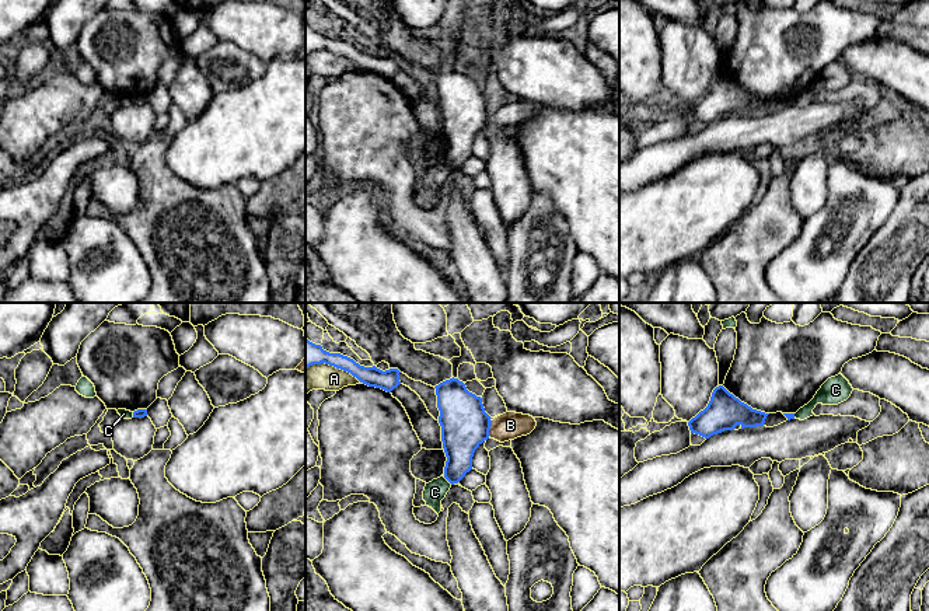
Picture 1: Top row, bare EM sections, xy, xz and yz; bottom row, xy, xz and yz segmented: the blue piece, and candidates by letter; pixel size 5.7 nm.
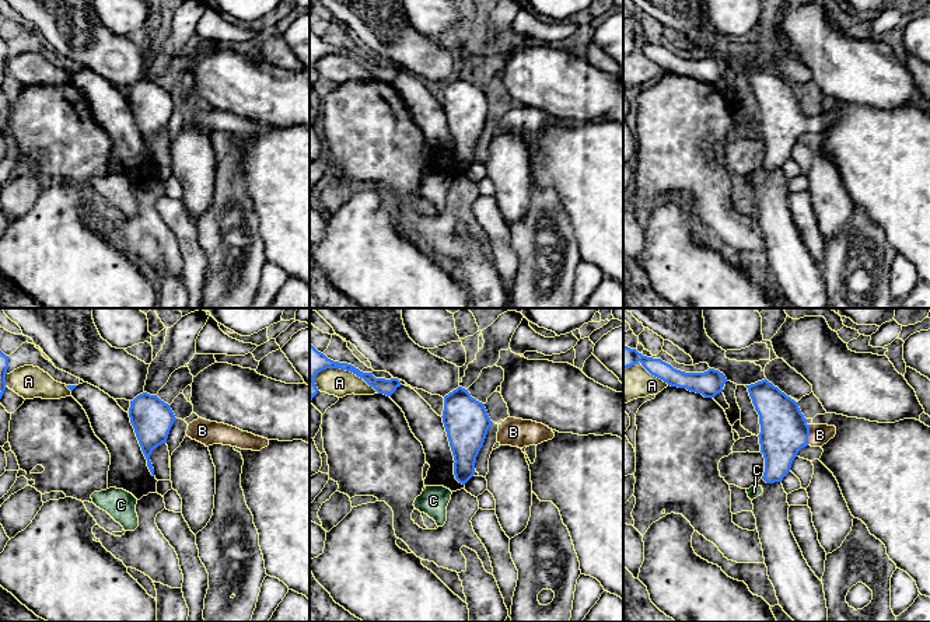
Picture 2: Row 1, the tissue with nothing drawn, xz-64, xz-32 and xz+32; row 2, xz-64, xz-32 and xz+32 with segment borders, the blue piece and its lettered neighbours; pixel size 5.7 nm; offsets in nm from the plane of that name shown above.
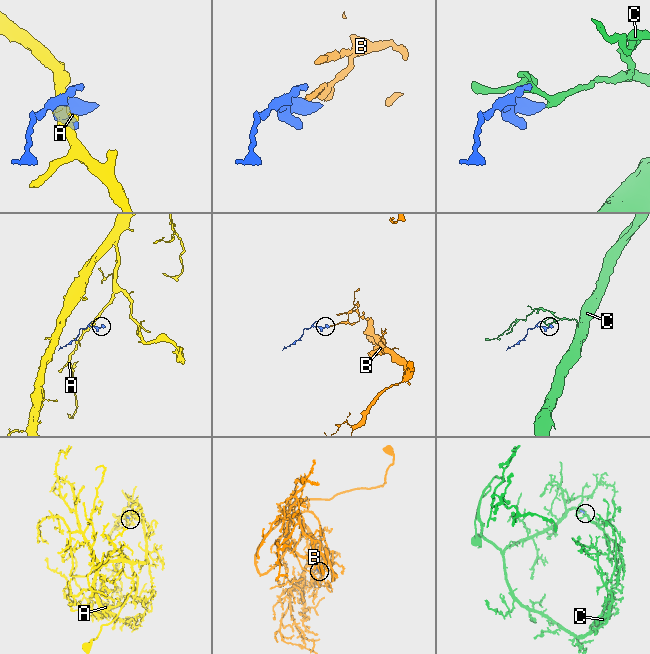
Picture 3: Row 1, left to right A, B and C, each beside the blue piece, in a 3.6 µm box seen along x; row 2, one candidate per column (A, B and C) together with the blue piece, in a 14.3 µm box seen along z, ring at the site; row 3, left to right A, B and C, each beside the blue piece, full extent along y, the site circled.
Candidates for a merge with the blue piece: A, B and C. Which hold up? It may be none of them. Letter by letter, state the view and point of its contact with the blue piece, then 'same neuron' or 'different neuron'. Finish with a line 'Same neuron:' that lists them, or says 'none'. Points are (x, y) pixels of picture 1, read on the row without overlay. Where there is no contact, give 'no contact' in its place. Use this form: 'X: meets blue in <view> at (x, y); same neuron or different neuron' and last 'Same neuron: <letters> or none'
A: meets blue in xz at (335, 52); different neuron
B: meets blue in xz at (489, 115); same neuron
C: meets blue in xz at (447, 166); different neuron
Same neuron: B

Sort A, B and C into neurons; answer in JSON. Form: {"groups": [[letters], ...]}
{"groups": [["A"], ["B"], ["C"]]}

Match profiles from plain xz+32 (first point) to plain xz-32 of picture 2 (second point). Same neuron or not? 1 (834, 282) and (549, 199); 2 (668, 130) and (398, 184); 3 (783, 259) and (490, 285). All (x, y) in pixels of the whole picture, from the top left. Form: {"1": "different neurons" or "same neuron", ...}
{"1": "same neuron", "2": "same neuron", "3": "same neuron"}

